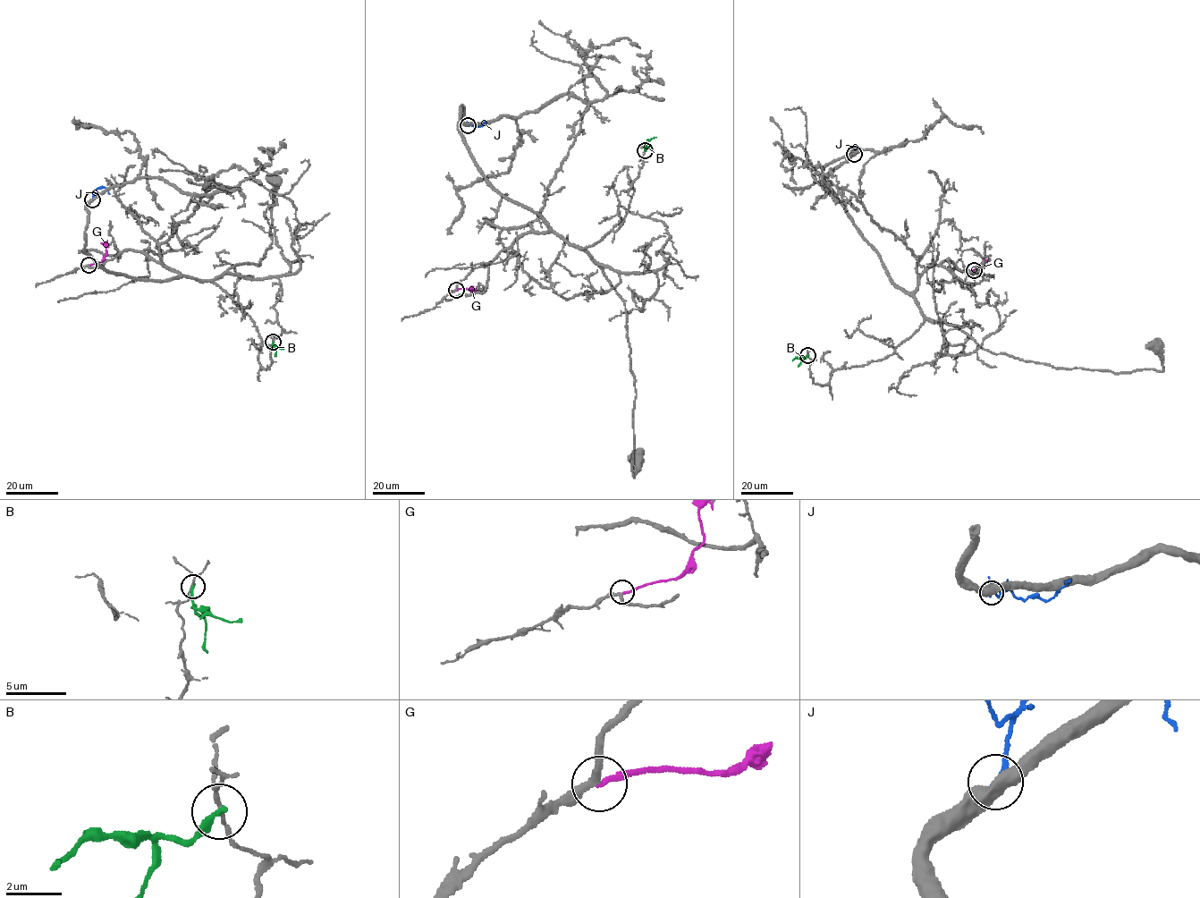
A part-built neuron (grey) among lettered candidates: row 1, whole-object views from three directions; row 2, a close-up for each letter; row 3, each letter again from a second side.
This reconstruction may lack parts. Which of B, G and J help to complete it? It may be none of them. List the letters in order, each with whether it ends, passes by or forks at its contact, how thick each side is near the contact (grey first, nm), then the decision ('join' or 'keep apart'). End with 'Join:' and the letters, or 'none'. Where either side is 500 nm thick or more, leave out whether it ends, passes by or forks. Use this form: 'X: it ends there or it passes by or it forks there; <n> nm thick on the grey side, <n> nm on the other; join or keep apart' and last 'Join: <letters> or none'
B: it ends there; 90 nm thick on the grey side, 240 nm on the other; keep apart
G: it ends there; 200 nm thick on the grey side, 200 nm on the other; keep apart
J: 550 nm thick on the grey side, 200 nm on the other; keep apart
Join: none

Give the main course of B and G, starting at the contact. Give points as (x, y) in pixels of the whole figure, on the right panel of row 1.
B: (808, 355), (792, 360)
G: (974, 270), (974, 273), (987, 258)

